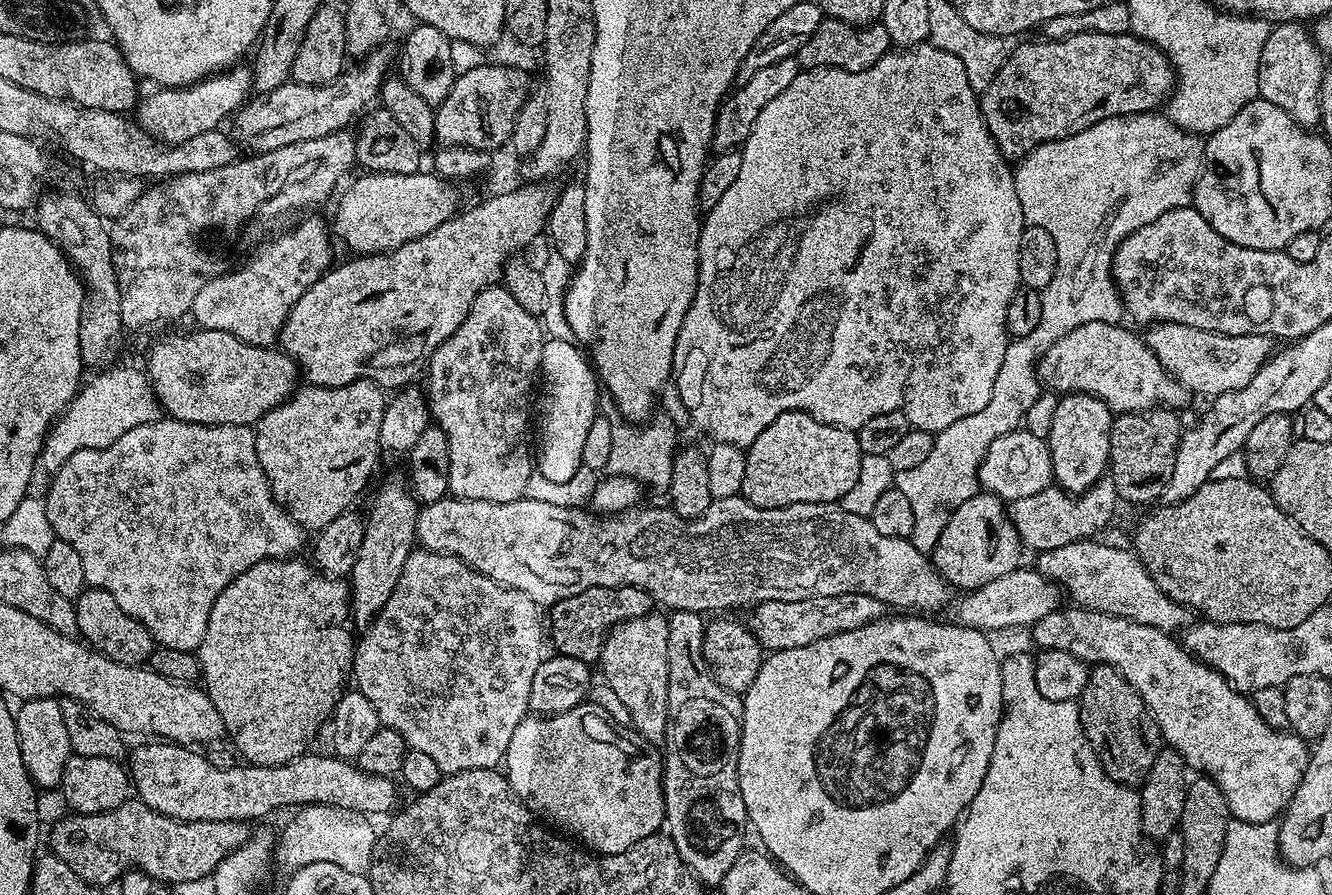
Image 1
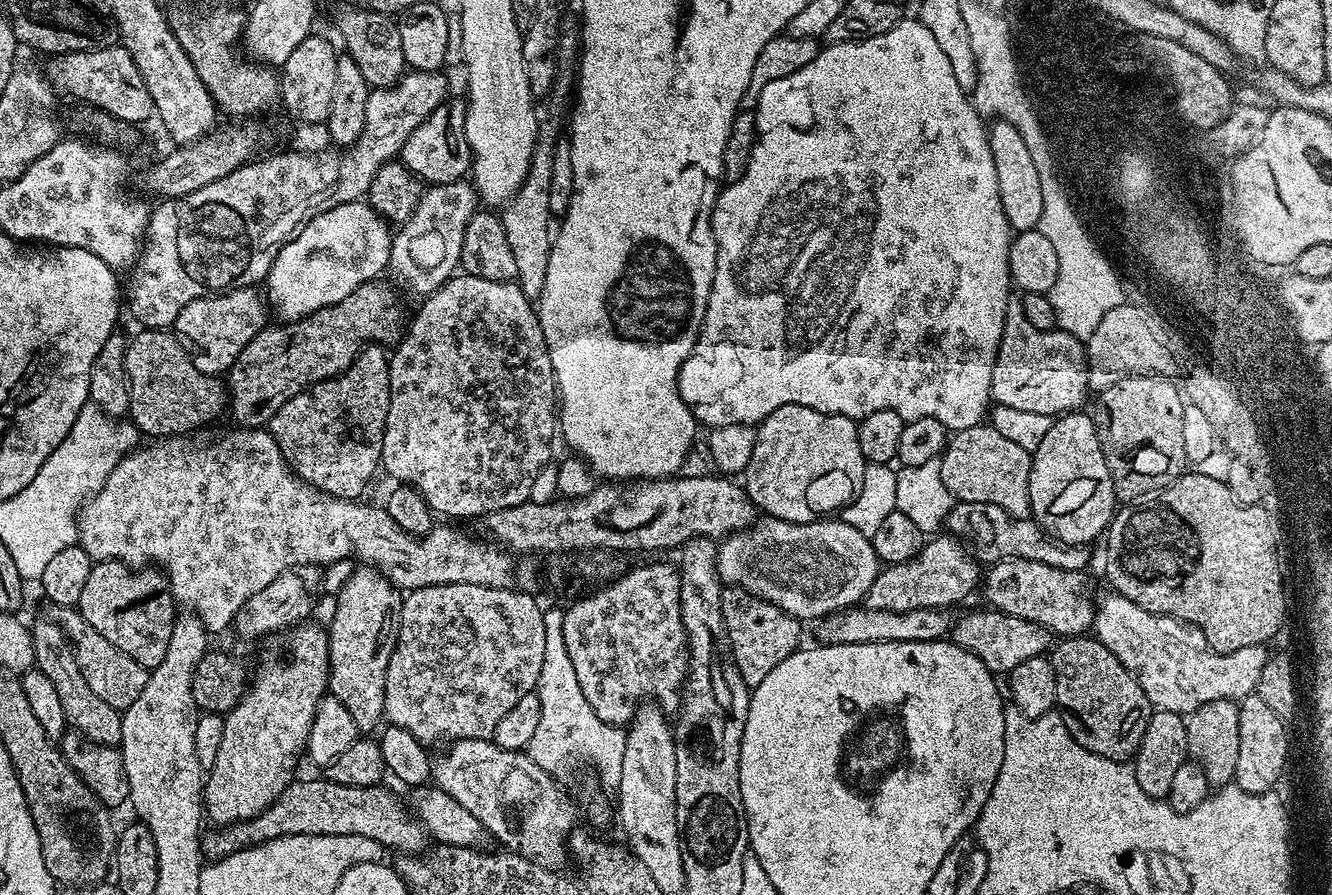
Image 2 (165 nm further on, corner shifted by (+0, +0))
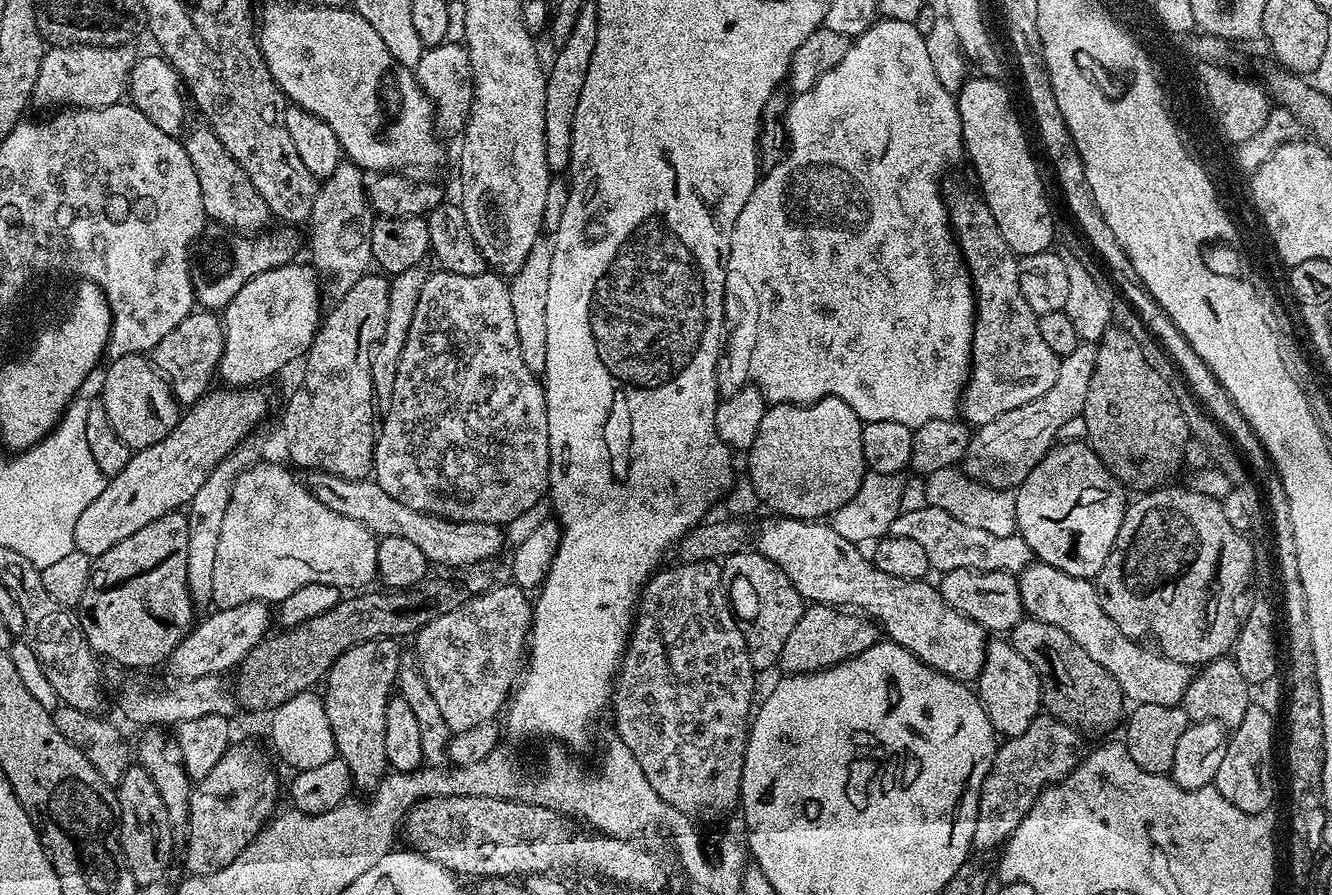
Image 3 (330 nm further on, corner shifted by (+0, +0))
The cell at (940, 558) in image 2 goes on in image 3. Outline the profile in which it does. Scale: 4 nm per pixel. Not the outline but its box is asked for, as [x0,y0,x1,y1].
[778,604,877,674]

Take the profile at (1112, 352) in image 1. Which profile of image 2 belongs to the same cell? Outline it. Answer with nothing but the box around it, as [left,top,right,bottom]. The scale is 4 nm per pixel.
[992,298,1090,418]

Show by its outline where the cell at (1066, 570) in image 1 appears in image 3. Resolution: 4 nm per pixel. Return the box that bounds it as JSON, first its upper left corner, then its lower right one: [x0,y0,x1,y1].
[938,568,1026,633]

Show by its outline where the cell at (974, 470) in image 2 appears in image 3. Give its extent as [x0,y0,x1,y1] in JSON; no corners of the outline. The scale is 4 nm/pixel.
[924,466,1017,538]

